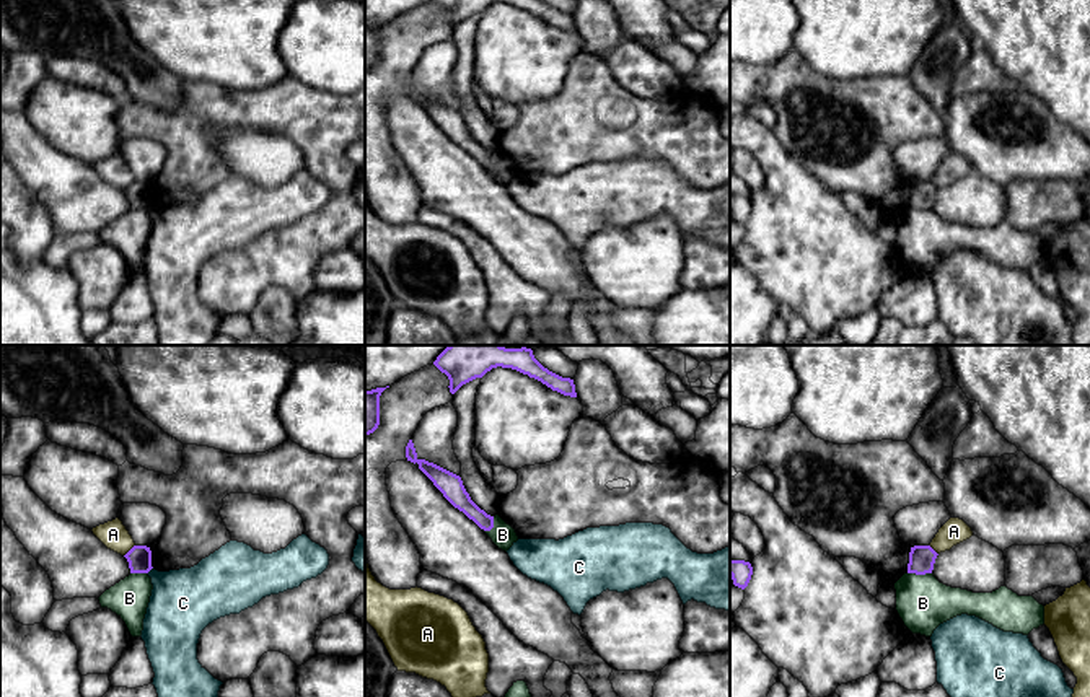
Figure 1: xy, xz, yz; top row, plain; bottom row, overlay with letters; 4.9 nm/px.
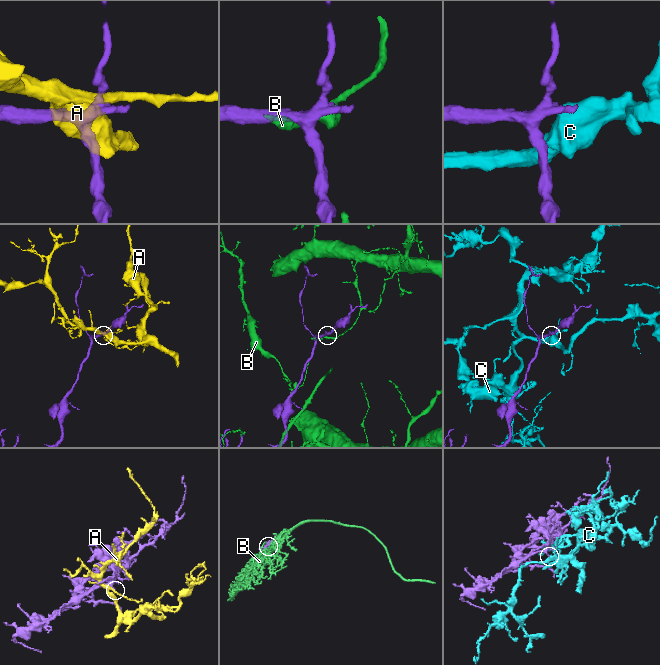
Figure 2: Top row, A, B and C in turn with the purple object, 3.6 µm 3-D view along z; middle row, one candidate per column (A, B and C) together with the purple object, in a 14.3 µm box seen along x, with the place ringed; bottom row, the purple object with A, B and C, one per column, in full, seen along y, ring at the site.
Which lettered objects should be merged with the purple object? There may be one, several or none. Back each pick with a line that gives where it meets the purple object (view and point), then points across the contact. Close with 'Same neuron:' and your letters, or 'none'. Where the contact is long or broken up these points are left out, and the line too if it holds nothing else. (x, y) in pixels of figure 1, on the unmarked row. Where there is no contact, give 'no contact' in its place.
Same neuron: none

